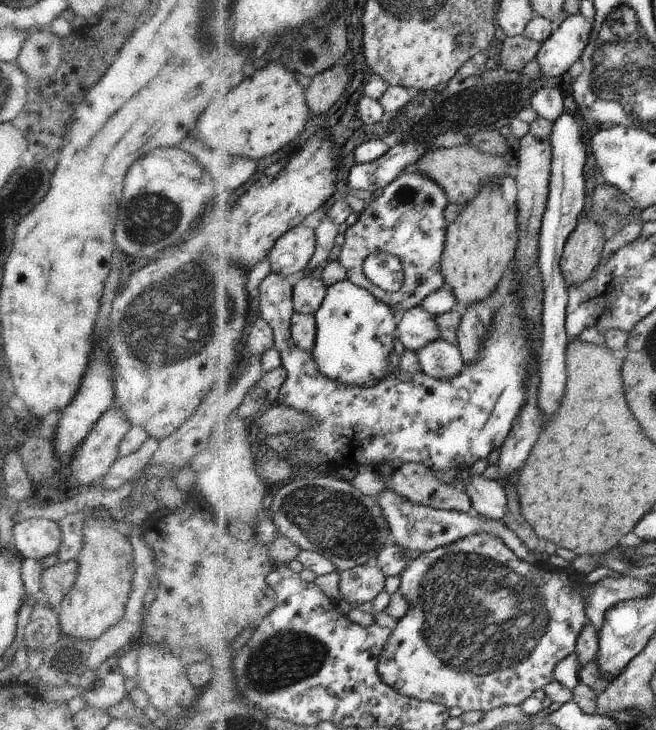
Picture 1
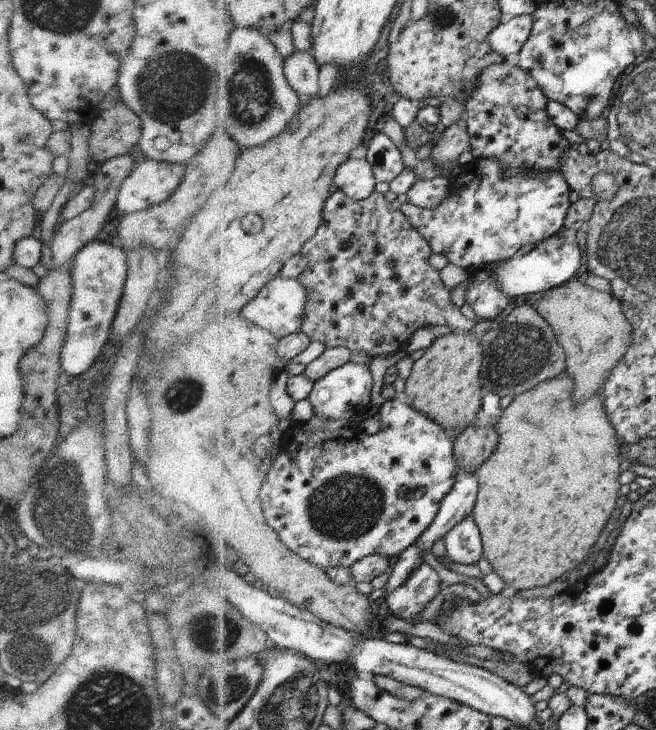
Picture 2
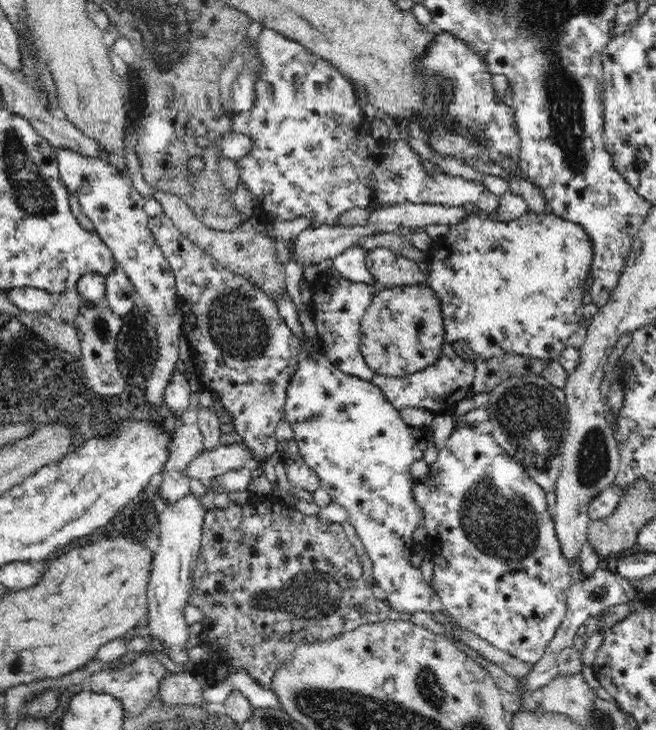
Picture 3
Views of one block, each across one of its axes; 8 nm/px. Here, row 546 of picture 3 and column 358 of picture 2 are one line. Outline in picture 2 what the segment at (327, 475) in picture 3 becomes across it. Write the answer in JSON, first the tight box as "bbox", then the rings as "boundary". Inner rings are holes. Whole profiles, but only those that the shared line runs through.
{"bbox":[309,362,376,419],"boundary":[[[350,362],[330,374],[322,381],[315,383],[315,389],[309,396],[312,402],[314,414],[324,418],[355,419],[369,415],[372,410],[372,396],[376,379],[372,374],[372,368],[368,364],[360,365]]]}

